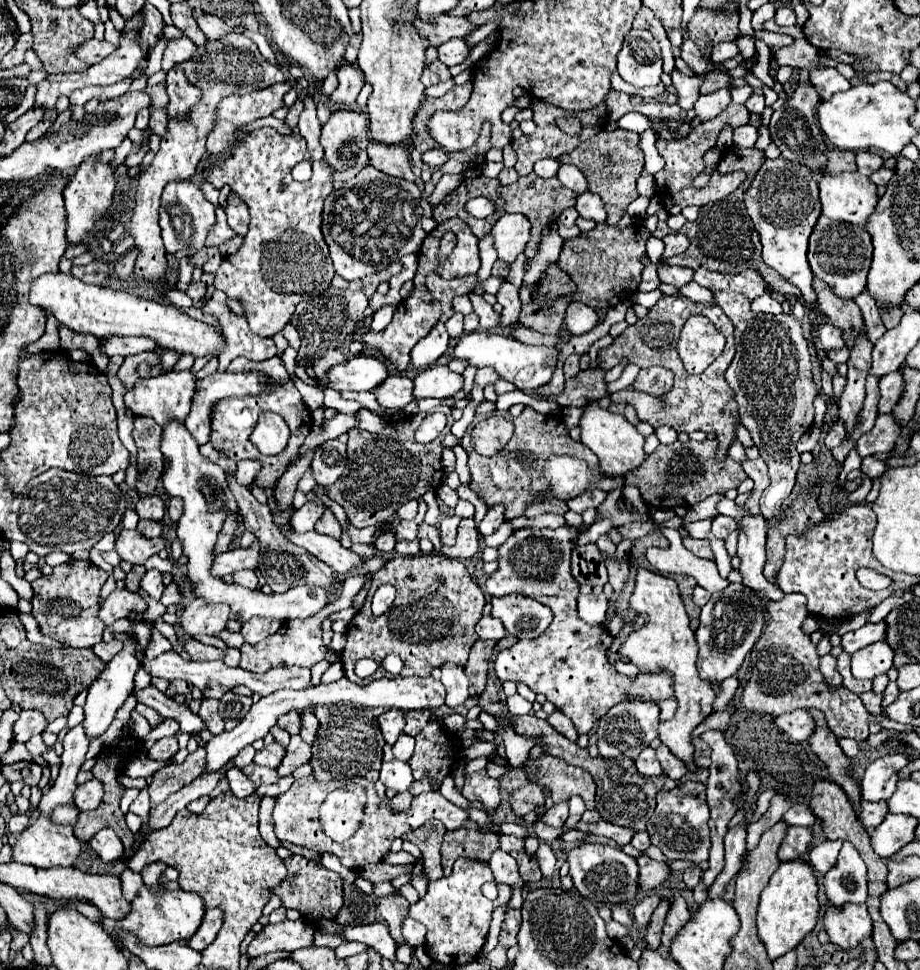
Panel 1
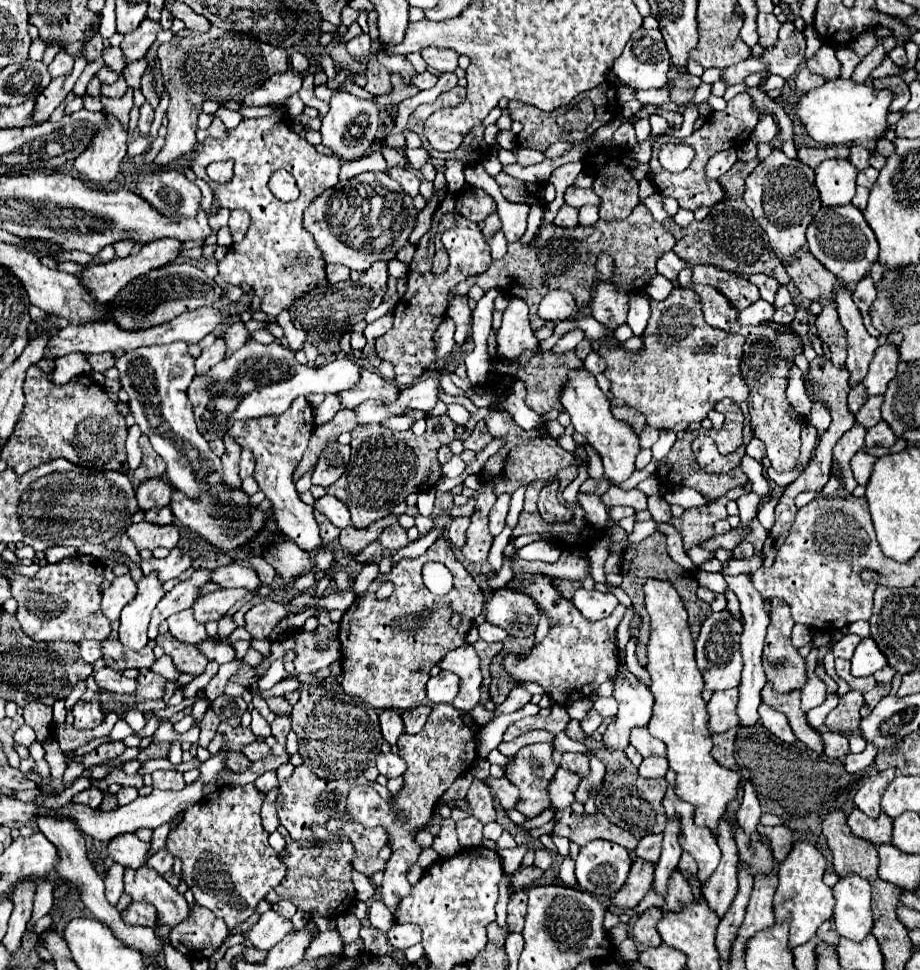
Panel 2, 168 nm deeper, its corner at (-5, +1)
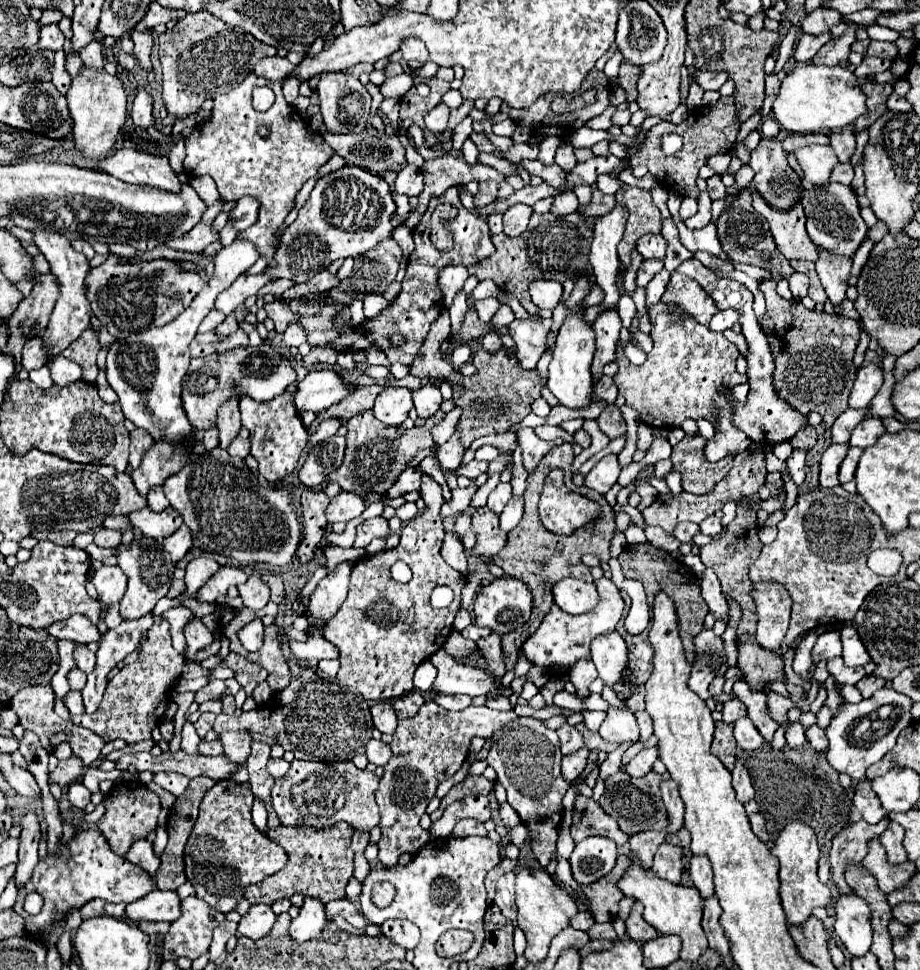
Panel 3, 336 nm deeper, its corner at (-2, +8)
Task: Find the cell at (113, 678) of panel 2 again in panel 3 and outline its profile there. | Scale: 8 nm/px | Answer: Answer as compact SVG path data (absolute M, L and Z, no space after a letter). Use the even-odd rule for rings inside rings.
M77 645L77 649L75 649L75 663L77 663L77 667L81 671L91 673L91 669L95 667L95 661L97 661L95 653L91 653L85 645Z

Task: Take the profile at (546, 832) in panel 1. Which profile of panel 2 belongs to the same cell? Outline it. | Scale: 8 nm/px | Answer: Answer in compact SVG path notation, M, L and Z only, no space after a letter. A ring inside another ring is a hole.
M562 808L556 812L556 820L558 822L554 834L566 836L570 842L576 842L578 846L586 846L588 842L598 838L616 842L626 850L634 850L638 844L638 840L630 832L612 824L606 816L602 816L602 812L576 814L572 812L572 808Z

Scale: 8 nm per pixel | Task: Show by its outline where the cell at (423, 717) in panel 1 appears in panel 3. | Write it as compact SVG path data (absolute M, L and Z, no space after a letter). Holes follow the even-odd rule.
M413 691L413 693L407 693L405 697L399 697L393 707L399 715L399 719L411 719L417 715L417 711L421 709L421 703L425 703L423 695L419 691Z

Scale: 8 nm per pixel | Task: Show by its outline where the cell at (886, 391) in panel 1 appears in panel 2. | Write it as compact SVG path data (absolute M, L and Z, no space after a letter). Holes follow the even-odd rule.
M872 396L872 398L868 398L868 400L864 402L864 406L858 410L854 424L864 426L866 430L872 428L876 422L880 422L880 406L882 406L882 396Z

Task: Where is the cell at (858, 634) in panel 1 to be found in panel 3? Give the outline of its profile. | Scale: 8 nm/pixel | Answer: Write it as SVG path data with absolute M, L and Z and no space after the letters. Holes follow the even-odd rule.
M827 631L819 635L815 647L813 647L813 661L819 659L833 659L841 655L841 635L839 631Z

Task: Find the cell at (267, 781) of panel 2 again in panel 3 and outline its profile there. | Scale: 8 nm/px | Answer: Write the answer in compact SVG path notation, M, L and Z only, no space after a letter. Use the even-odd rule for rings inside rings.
M269 759L269 765L267 765L267 771L273 775L273 779L279 779L281 775L285 775L289 769L289 763L285 759Z

